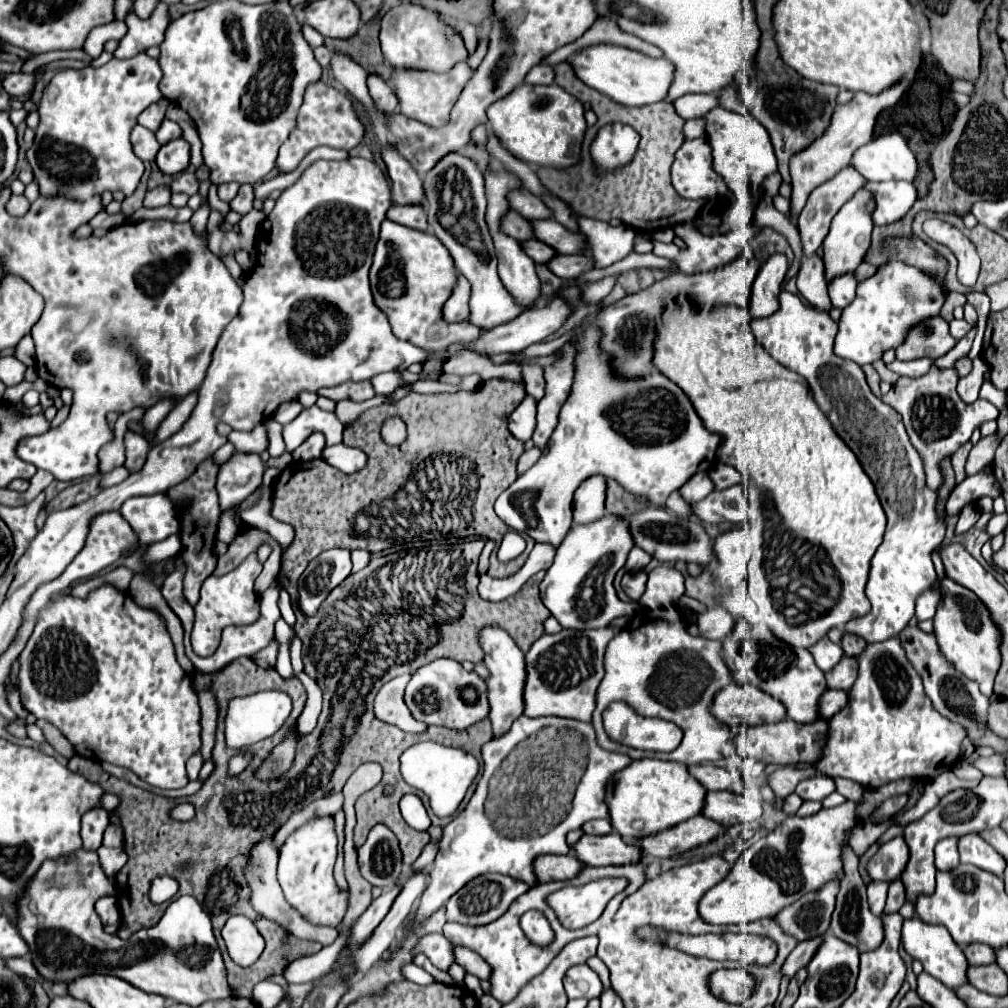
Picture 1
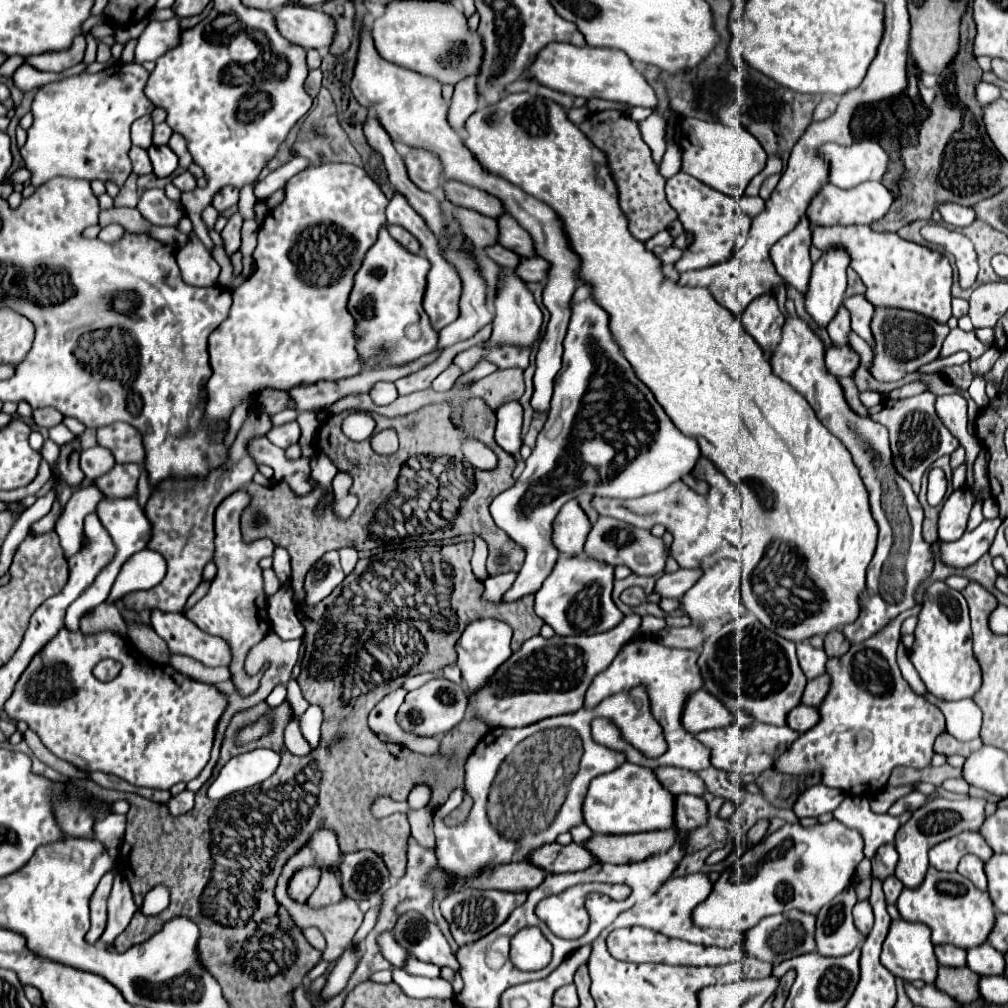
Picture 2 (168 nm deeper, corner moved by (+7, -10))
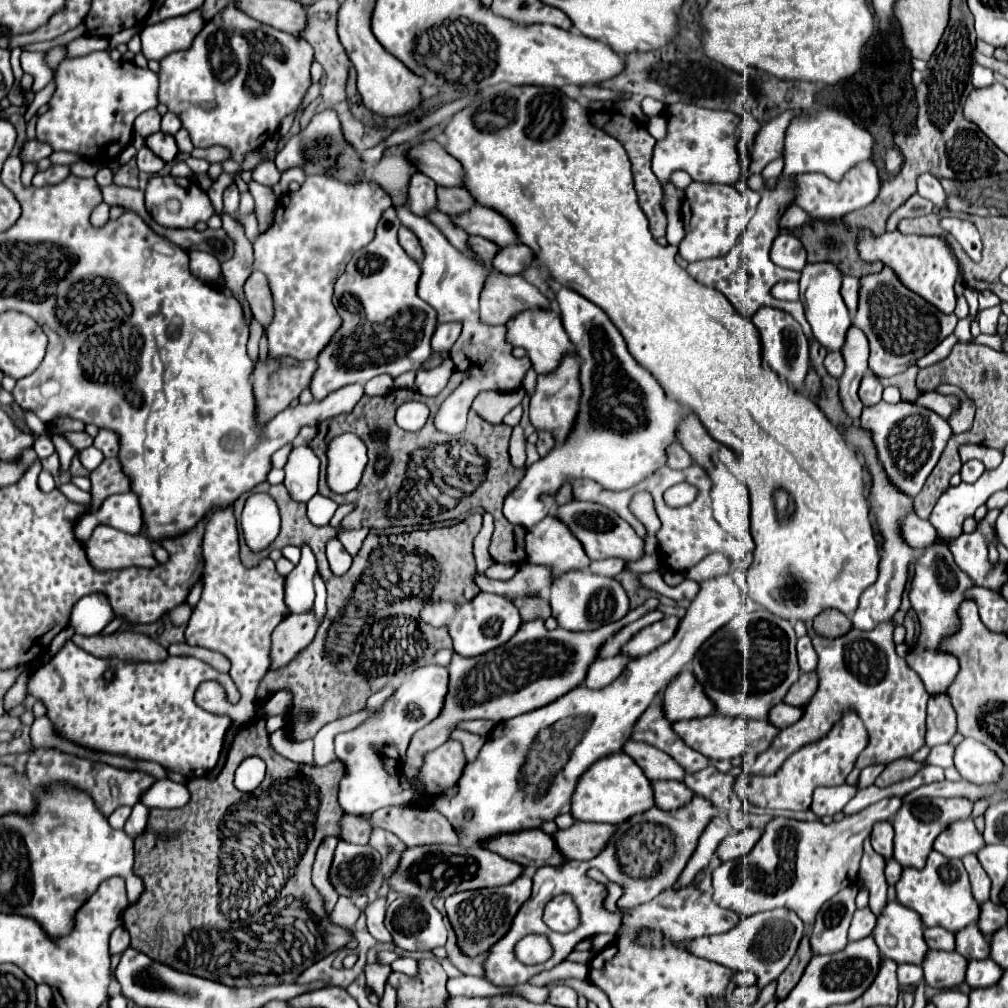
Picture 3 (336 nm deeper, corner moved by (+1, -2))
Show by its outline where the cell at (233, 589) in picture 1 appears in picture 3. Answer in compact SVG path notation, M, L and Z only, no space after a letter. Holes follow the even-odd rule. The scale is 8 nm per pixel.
M224 506L212 512L204 534L204 590L186 626L186 642L190 646L204 646L224 654L230 662L230 676L236 682L242 698L236 706L226 710L208 710L228 714L232 722L246 724L254 712L256 690L268 672L270 664L270 634L288 616L284 604L284 578L276 572L270 558L260 560L258 566L246 568L238 558L238 528L234 506ZM266 642L266 646L262 646Z

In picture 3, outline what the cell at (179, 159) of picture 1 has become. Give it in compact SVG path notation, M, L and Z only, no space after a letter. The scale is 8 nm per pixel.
M156 132L154 136L148 136L146 146L166 162L172 162L176 158L176 154L178 154L178 146L176 146L174 136L168 136L164 132Z

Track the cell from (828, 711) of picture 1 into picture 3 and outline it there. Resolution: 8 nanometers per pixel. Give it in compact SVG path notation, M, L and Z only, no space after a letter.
M778 704L776 708L772 708L768 720L776 728L788 728L788 724L796 724L796 720L800 720L802 714L804 714L802 708L796 708L796 706L790 706L790 704Z

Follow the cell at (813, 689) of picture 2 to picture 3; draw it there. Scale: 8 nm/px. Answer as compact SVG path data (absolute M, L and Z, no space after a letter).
M816 672L802 674L800 680L788 690L784 702L792 704L792 706L806 706L812 700L812 696L816 694L816 688L818 688L818 676L816 676Z

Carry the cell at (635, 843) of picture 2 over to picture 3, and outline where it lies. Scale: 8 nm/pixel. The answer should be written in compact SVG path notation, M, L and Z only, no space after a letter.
M576 822L568 830L558 830L554 838L558 850L568 856L568 860L592 860L606 848L614 834L616 826L612 824Z

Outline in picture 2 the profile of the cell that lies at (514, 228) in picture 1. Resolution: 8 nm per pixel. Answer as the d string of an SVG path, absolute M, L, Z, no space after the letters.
M454 208L452 212L454 220L460 226L460 232L478 248L484 250L490 244L498 242L498 230L496 230L496 220L488 218L484 214L478 214L468 208Z

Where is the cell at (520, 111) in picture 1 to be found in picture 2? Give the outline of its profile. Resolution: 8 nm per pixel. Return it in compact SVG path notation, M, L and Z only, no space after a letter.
M532 92L508 94L498 104L480 108L466 120L464 146L474 154L474 158L480 162L480 166L486 172L496 174L496 176L508 180L510 184L522 188L526 194L542 200L544 204L548 204L558 214L558 218L562 220L562 228L566 232L566 240L568 240L572 252L578 252L578 258L580 258L578 278L580 278L580 282L590 284L590 288L594 292L592 294L594 302L600 304L600 308L606 310L606 314L610 318L612 336L614 336L616 344L620 346L620 350L624 352L626 360L632 364L636 376L652 390L658 404L664 408L664 412L674 422L674 426L678 430L682 430L686 436L694 438L700 446L702 456L712 460L718 466L718 470L722 470L722 474L734 484L736 492L742 498L742 548L740 548L740 552L742 552L742 602L744 602L744 606L766 628L770 628L772 632L778 632L778 636L788 638L792 642L806 640L814 634L826 636L826 632L842 630L846 624L854 622L858 618L858 612L860 612L858 594L866 588L866 568L868 568L868 564L874 556L878 528L874 524L874 518L870 516L868 496L866 496L866 488L860 480L858 468L854 466L852 456L844 448L844 444L838 438L834 438L826 430L826 426L820 424L820 420L816 418L810 404L790 384L786 384L784 380L780 380L772 372L772 366L770 366L766 354L762 352L758 342L750 334L746 334L740 318L736 318L728 308L722 308L712 298L708 288L692 288L692 286L682 288L678 282L672 282L670 278L666 278L662 274L660 258L654 252L646 250L644 242L636 240L628 230L628 220L626 220L626 216L624 216L624 212L618 204L618 188L614 184L614 178L612 178L606 156L580 132L580 128L576 124L572 124L568 120L566 110L560 104L556 104L554 100L536 96Z

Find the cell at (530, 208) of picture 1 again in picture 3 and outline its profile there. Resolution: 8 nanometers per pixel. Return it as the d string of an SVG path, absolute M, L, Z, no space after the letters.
M434 140L414 146L410 150L410 160L414 160L418 170L430 176L438 186L444 188L466 186L462 164Z

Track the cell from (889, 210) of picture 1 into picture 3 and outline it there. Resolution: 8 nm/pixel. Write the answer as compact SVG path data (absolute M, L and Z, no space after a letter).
M866 160L858 166L854 166L852 170L848 170L844 174L844 178L840 182L836 180L828 180L828 176L824 174L800 174L796 176L796 190L798 190L798 198L796 204L800 208L804 208L812 218L822 218L822 220L838 220L842 216L846 216L848 212L860 210L868 204L872 204L872 200L876 200L876 196L880 194L880 178L878 178L878 170L874 166L872 160Z

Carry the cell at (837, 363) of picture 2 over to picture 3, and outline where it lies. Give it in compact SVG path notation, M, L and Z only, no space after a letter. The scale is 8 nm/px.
M828 352L826 360L824 360L824 366L826 366L826 370L828 370L832 376L840 378L840 376L842 376L842 368L844 368L842 352Z

